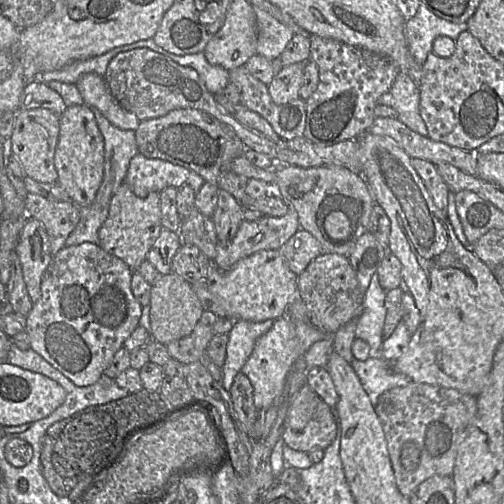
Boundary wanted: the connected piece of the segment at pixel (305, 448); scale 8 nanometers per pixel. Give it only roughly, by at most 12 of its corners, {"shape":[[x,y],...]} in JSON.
{"shape":[[304,384],[288,406],[282,441],[293,450],[325,450],[336,422]]}

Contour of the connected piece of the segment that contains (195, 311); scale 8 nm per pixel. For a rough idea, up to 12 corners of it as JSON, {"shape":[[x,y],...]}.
{"shape":[[175,273],[152,285],[151,339],[191,334],[204,312],[192,285]]}

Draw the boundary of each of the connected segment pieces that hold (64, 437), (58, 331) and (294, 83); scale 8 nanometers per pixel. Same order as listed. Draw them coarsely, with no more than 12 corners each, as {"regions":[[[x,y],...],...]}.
{"regions":[[[143,389],[52,424],[42,474],[68,497],[168,408]],[[99,245],[53,255],[30,349],[96,383],[139,326],[134,271]],[[305,63],[286,66],[268,90],[275,104],[299,98]]]}

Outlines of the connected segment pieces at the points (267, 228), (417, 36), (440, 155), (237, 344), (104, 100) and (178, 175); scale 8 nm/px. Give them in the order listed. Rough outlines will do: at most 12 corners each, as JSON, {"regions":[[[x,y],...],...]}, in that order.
{"regions":[[[282,217],[244,219],[213,264],[227,271],[257,252],[281,250],[299,229]],[[421,4],[405,24],[409,53],[422,65],[438,36],[456,41],[468,30]],[[375,117],[368,131],[412,159],[448,163],[476,175],[474,152],[433,141],[397,118]],[[273,320],[234,321],[228,334],[222,385],[230,390],[256,341]],[[103,76],[75,85],[84,104],[111,124],[135,131],[141,121],[115,100]],[[138,153],[124,183],[145,198],[187,184],[182,166]]]}

